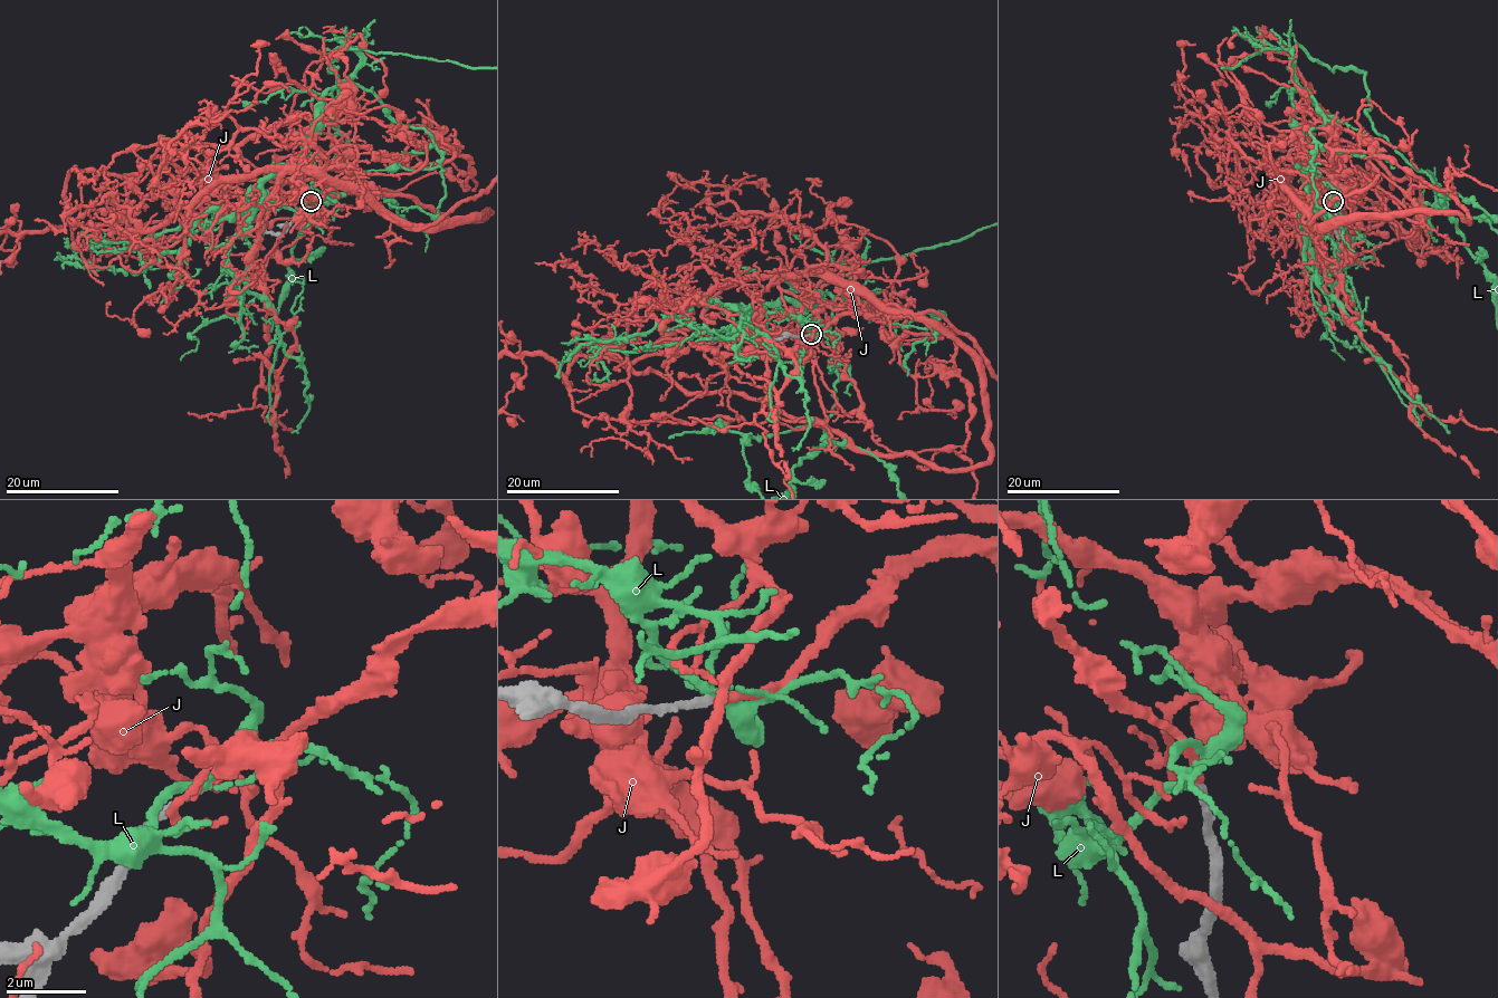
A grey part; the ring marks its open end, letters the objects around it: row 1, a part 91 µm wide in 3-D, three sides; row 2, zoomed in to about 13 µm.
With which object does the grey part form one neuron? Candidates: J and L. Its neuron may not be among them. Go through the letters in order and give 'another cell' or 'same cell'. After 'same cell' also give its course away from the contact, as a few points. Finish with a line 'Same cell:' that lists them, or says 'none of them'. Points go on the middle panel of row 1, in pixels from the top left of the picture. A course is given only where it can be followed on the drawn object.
J: same cell
L: another cell
Same cell: J

